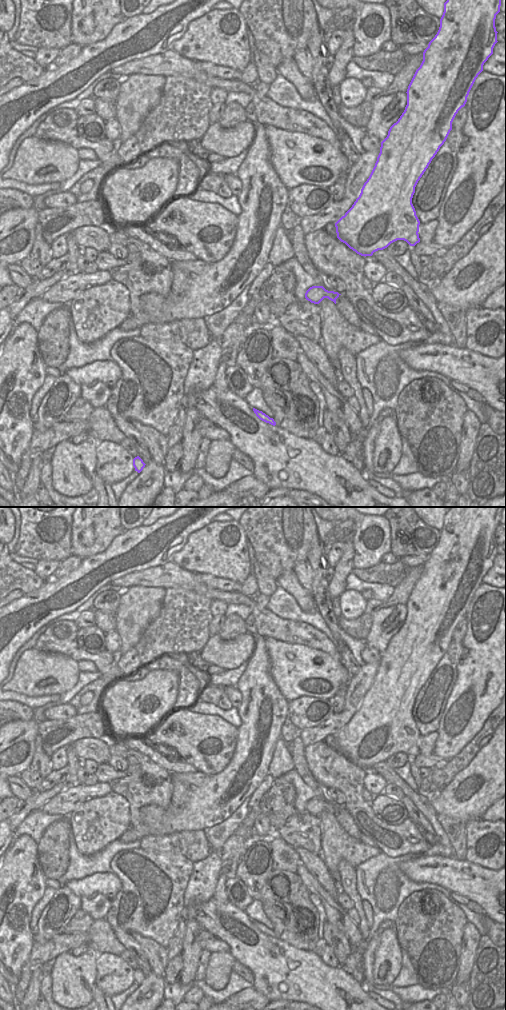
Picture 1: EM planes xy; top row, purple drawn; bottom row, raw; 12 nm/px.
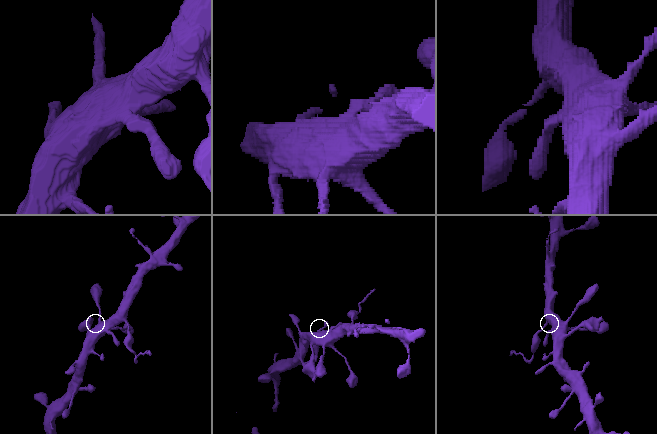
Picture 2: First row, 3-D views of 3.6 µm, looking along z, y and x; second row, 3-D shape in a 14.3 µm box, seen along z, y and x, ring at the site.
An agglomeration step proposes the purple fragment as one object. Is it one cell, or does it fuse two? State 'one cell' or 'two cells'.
two cells

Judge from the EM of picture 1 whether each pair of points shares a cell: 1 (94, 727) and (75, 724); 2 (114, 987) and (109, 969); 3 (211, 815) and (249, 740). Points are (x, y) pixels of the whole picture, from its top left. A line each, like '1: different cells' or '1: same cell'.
1: same cell
2: same cell
3: same cell

